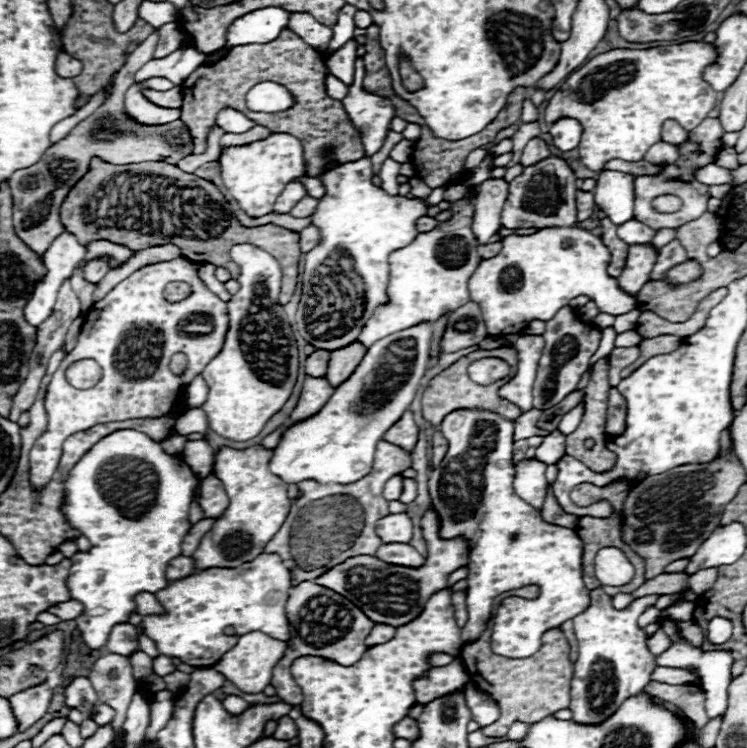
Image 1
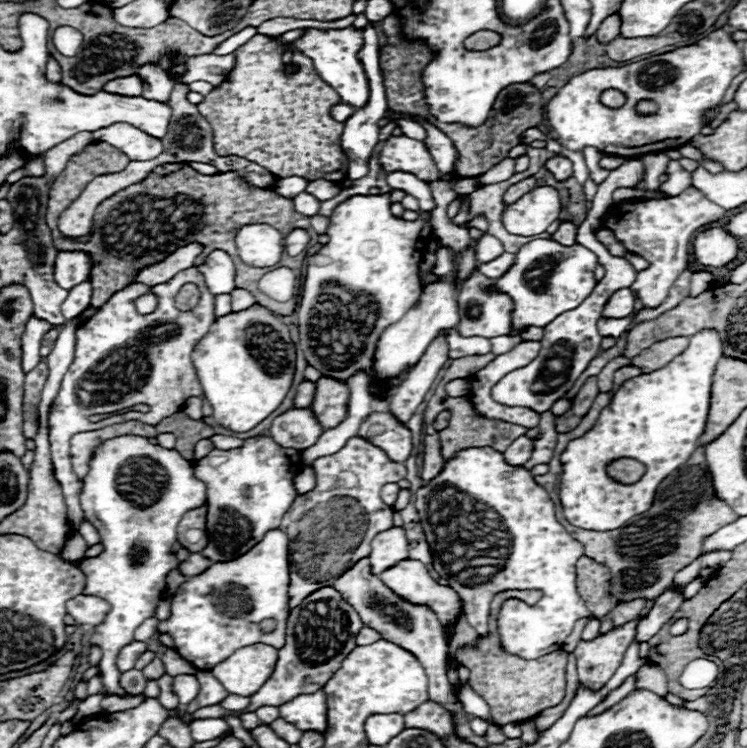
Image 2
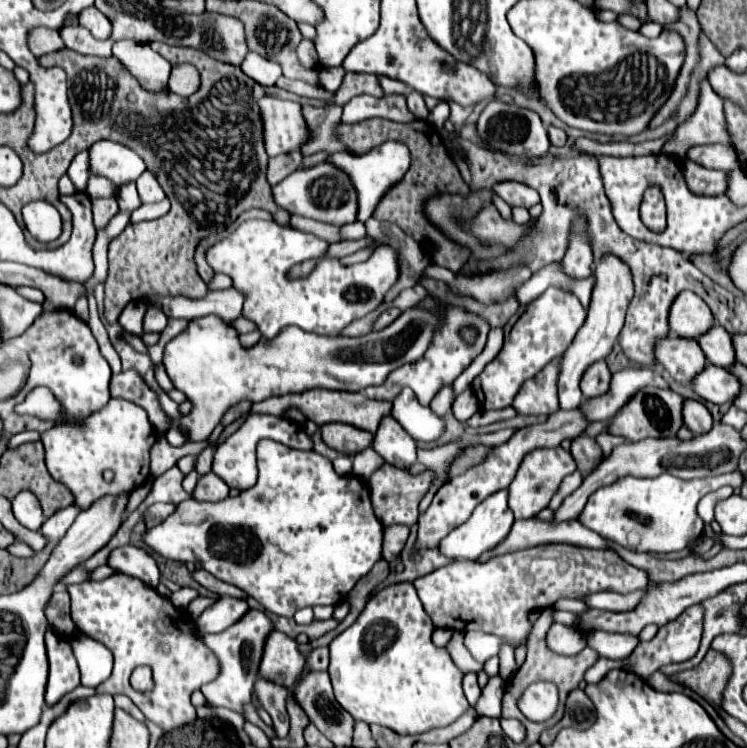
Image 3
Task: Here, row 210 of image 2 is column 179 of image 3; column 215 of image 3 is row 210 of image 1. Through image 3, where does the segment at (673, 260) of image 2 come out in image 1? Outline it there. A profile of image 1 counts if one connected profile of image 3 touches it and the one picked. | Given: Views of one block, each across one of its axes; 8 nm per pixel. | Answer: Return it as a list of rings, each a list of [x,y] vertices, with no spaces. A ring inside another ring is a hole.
[[[658,196],[652,200],[652,208],[656,212],[662,212],[662,214],[678,212],[682,208],[682,200],[678,200],[676,196]]]

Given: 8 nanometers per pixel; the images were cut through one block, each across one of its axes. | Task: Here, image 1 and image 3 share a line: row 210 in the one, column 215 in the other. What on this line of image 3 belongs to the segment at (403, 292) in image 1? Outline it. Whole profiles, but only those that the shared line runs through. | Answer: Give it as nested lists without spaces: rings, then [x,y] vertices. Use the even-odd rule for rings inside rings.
[[[248,414],[244,424],[218,446],[212,462],[212,472],[218,474],[230,488],[236,490],[248,490],[250,486],[254,486],[258,478],[256,442],[262,438],[282,442],[284,446],[290,446],[294,450],[312,450],[312,438],[304,432],[304,426],[300,426],[298,422],[278,418],[272,414]]]

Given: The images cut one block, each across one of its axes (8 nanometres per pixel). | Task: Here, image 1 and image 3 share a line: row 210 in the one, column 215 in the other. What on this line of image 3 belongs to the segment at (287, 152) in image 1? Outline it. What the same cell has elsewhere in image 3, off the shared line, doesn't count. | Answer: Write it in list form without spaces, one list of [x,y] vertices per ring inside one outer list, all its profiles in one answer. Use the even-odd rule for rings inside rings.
[[[246,220],[228,238],[214,244],[206,260],[214,272],[232,276],[234,286],[246,294],[242,314],[256,324],[264,338],[274,338],[284,326],[338,336],[352,320],[370,314],[384,300],[384,294],[398,280],[398,258],[392,248],[382,246],[362,264],[342,266],[336,258],[324,258],[310,276],[302,280],[286,278],[290,266],[308,258],[320,258],[326,248],[326,240],[280,226],[274,220]]]

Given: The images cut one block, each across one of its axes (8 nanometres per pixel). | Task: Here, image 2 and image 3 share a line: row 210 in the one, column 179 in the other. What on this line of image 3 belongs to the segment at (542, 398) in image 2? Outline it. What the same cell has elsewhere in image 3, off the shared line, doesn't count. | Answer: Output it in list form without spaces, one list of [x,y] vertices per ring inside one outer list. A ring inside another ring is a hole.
[[[180,588],[180,590],[176,590],[176,592],[170,596],[170,600],[172,600],[172,604],[174,604],[176,608],[188,608],[188,604],[190,604],[196,596],[198,596],[198,592],[196,592],[194,588]]]

